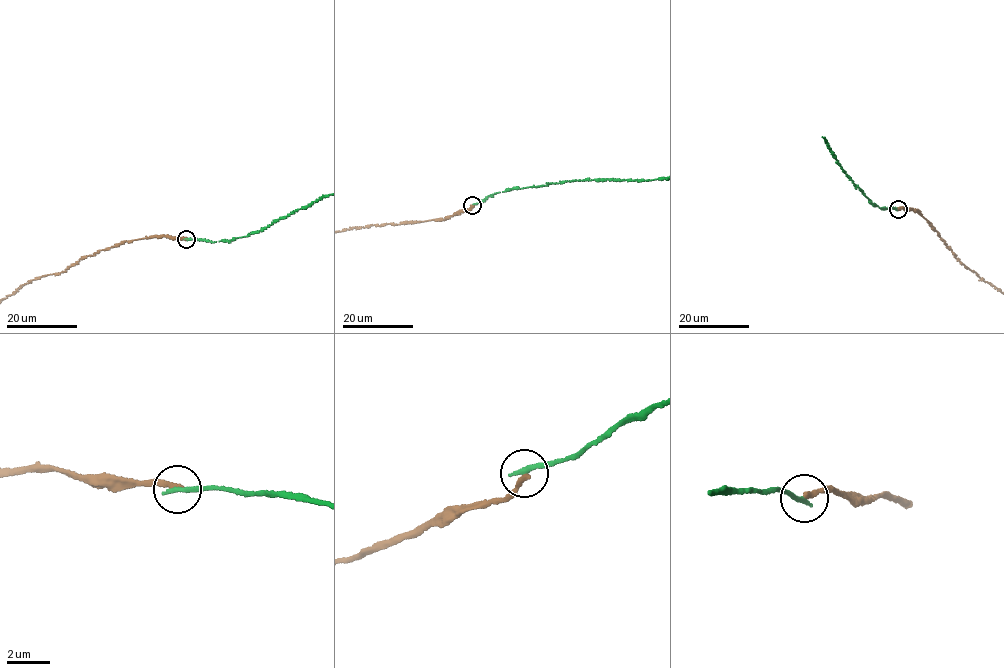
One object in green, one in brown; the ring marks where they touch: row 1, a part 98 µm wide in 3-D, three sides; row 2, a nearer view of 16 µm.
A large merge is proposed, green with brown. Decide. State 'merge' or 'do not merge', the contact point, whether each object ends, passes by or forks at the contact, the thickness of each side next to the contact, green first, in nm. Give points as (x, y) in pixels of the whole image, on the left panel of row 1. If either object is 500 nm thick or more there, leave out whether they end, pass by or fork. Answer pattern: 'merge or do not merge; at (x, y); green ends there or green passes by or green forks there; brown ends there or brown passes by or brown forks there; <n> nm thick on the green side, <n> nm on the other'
do not merge; at (186, 239); green ends there; brown ends there; 260 nm thick on the green side, 240 nm on the other

